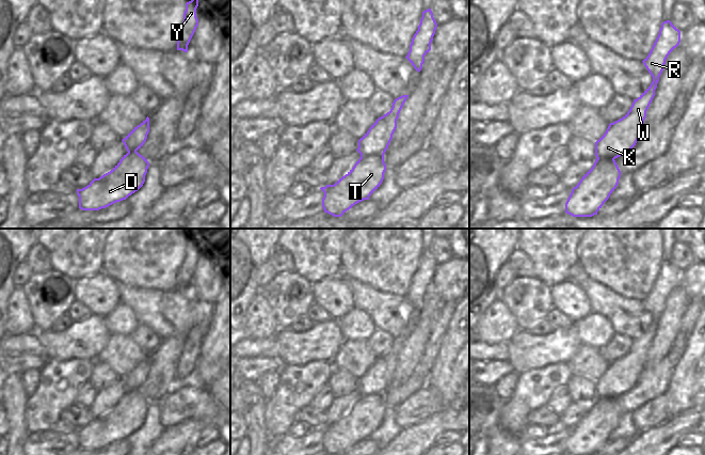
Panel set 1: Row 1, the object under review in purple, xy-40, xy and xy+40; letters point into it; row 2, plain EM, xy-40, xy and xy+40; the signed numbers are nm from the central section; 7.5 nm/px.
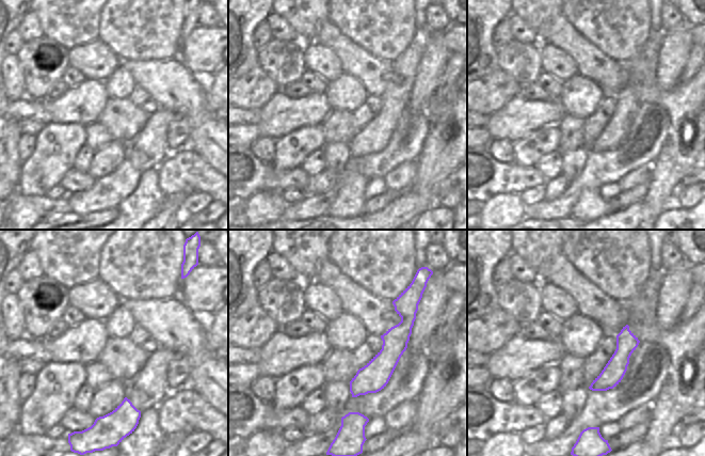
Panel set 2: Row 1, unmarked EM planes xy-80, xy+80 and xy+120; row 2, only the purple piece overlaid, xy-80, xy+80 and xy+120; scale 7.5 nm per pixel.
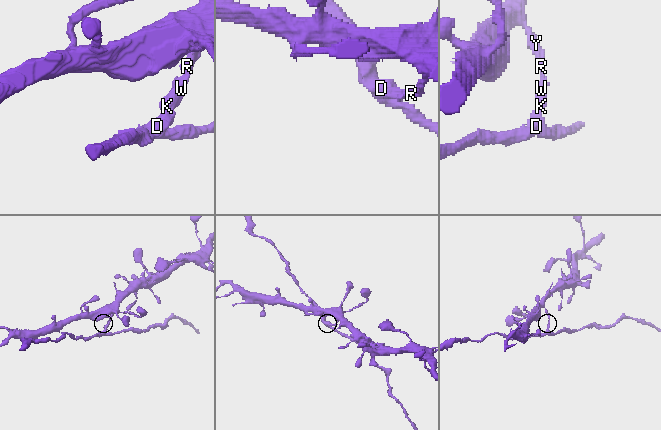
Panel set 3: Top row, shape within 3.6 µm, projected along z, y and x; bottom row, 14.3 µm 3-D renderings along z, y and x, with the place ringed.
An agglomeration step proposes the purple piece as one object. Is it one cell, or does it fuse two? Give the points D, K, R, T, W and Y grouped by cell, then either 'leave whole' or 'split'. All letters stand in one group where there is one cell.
D T / K R W Y; split

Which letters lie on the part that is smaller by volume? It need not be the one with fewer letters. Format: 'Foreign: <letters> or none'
Foreign: D, T

